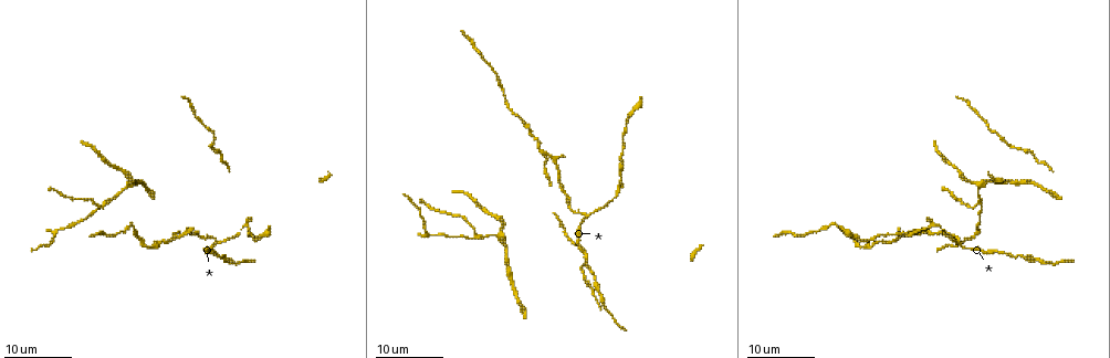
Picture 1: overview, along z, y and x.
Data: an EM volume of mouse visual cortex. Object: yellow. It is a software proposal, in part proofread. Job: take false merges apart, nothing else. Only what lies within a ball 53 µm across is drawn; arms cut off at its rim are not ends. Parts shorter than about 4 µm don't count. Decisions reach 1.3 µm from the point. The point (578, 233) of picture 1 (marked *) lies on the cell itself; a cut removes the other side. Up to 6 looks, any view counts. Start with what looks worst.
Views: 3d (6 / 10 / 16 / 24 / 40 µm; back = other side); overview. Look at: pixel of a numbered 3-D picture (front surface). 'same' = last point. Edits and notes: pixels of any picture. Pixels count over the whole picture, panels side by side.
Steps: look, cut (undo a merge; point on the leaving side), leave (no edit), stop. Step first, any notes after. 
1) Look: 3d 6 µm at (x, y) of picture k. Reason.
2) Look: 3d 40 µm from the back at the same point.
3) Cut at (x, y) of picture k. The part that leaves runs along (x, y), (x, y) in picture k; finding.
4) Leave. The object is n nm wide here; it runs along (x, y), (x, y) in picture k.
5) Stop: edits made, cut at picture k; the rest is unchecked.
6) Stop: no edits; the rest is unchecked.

Look: 3d 16 µm at (476, 236) of picture 1. A fork.

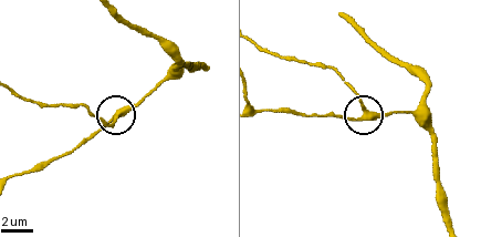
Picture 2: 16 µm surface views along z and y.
Look: 3d 10 µm at (364, 116) of picture 2.

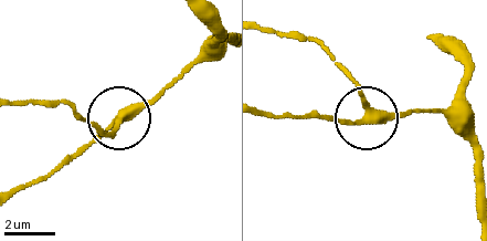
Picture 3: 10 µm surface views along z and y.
Leave. 3 arms meet here; all the same cell.

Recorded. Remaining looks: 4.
Look: 3d 24 µm at (931, 223) of picture 1. A fork.

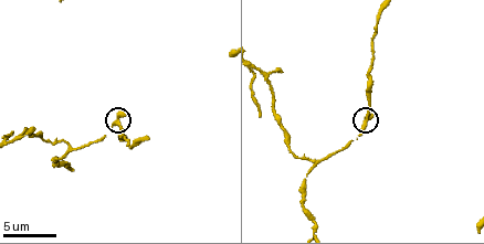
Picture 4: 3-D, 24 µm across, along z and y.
Look: 3d 6 µm at (366, 119) of picture 4. Closer look.

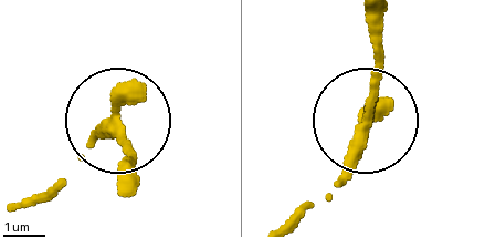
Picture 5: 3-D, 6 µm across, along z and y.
Leave. It runs along (294, 224), (344, 171), (379, 37) in picture 5; all the same cell.

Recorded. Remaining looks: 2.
Look: 3d 10 µm at (69, 149) of picture 4.

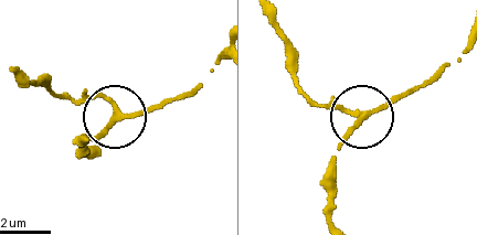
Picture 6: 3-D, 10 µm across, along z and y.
Look: 3d 6 µm at (366, 116) of picture 6.

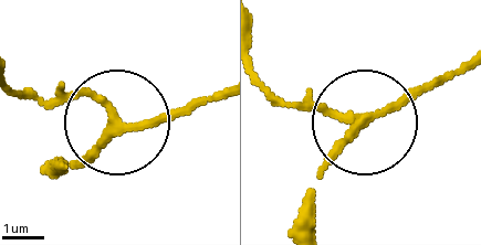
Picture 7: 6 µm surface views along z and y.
Leave. 3 arms meet here; it runs along (59, 174), (112, 126), (165, 121), (213, 100) in picture 7; all the same cell.

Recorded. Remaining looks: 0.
Stop: no edits; the rest is unchecked.

